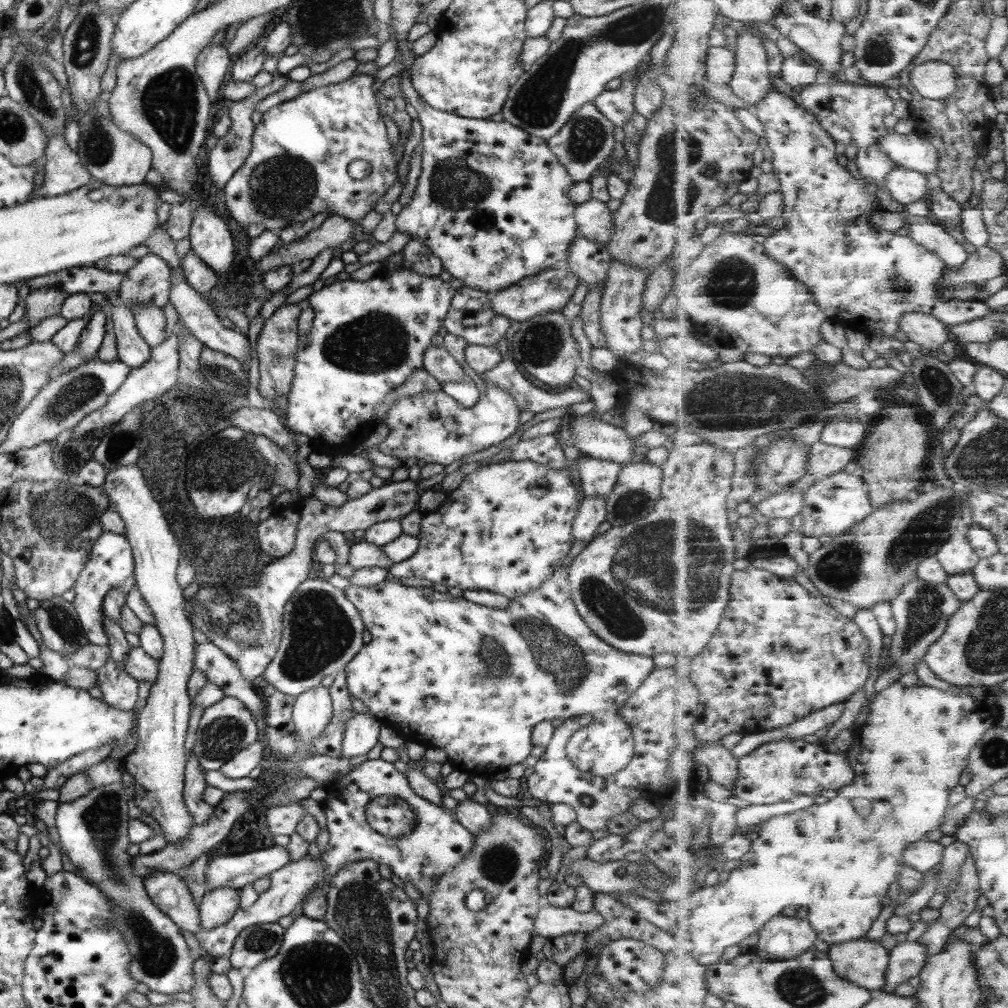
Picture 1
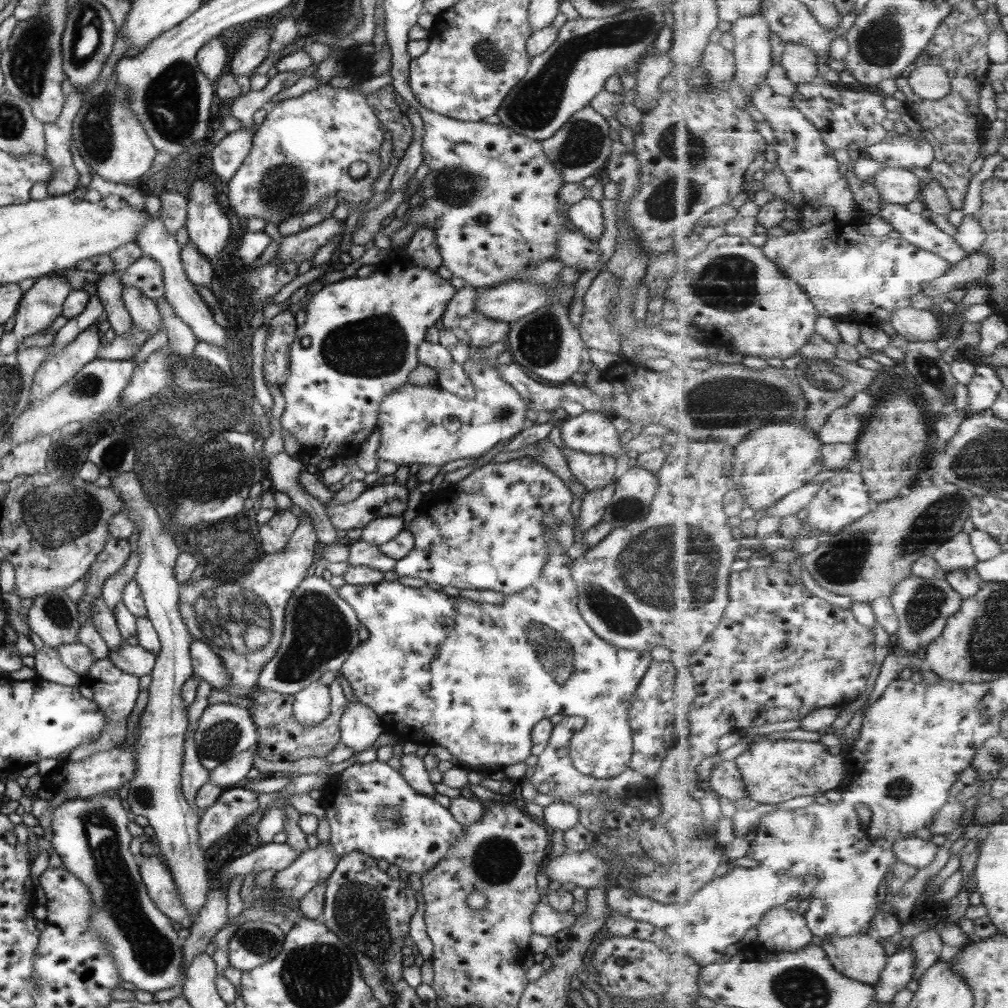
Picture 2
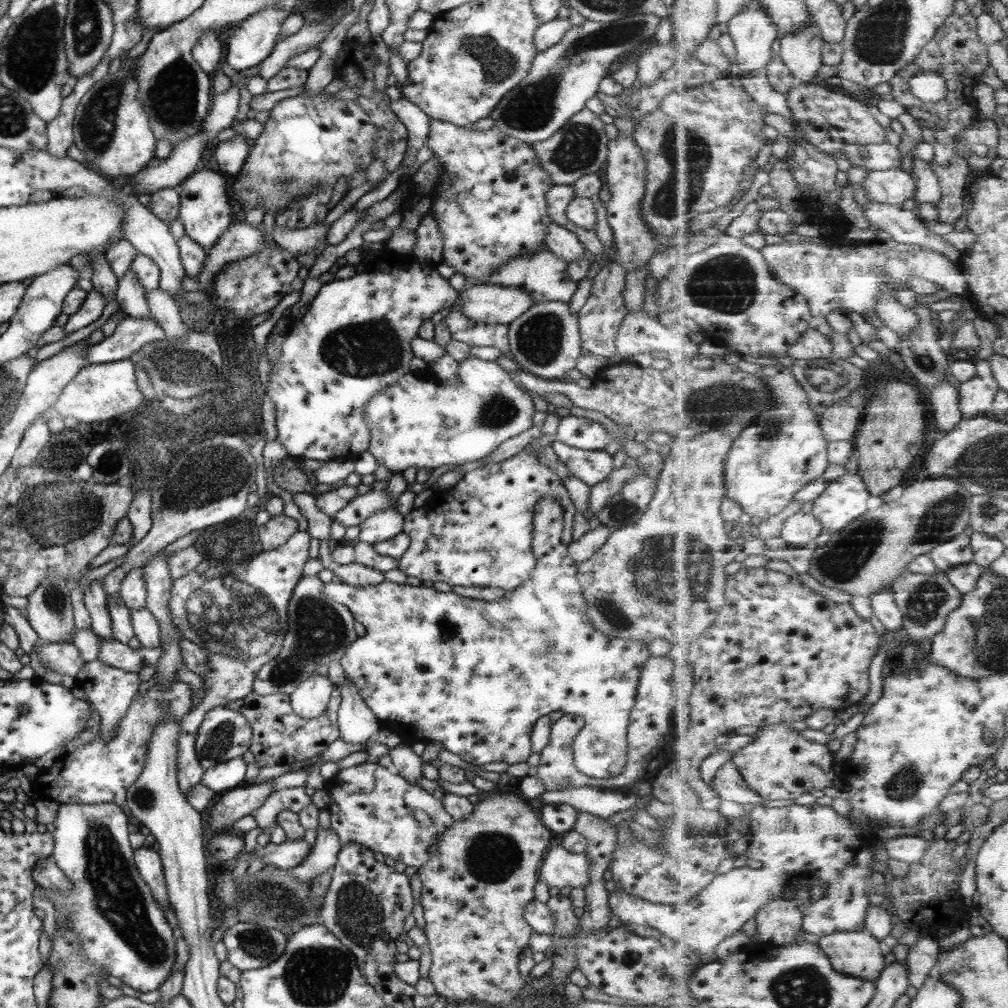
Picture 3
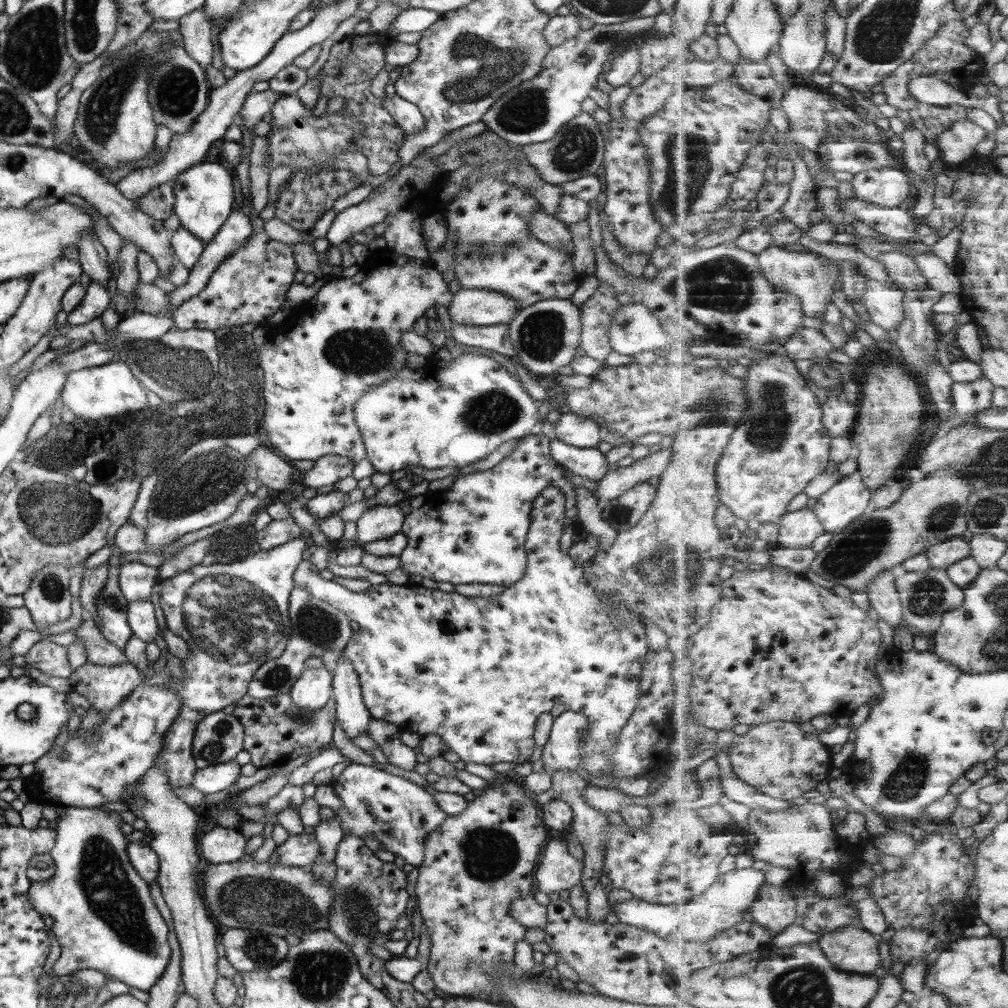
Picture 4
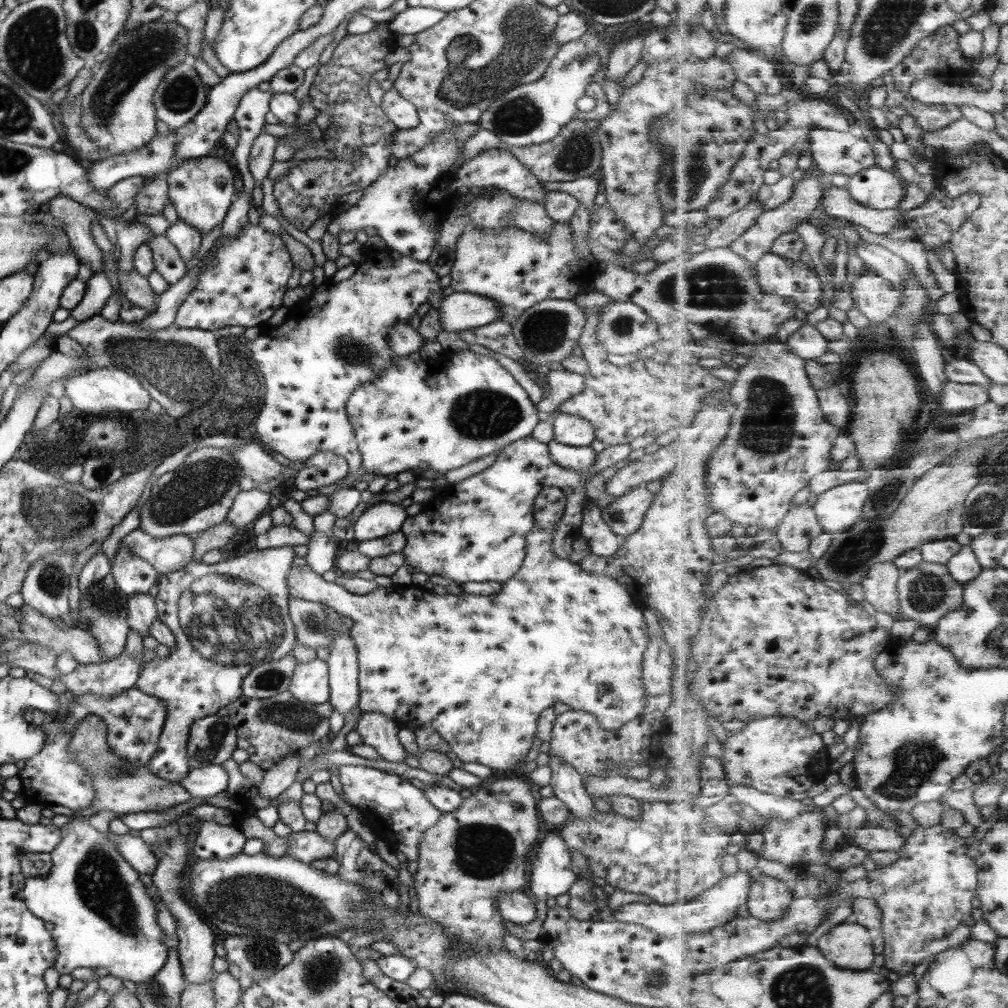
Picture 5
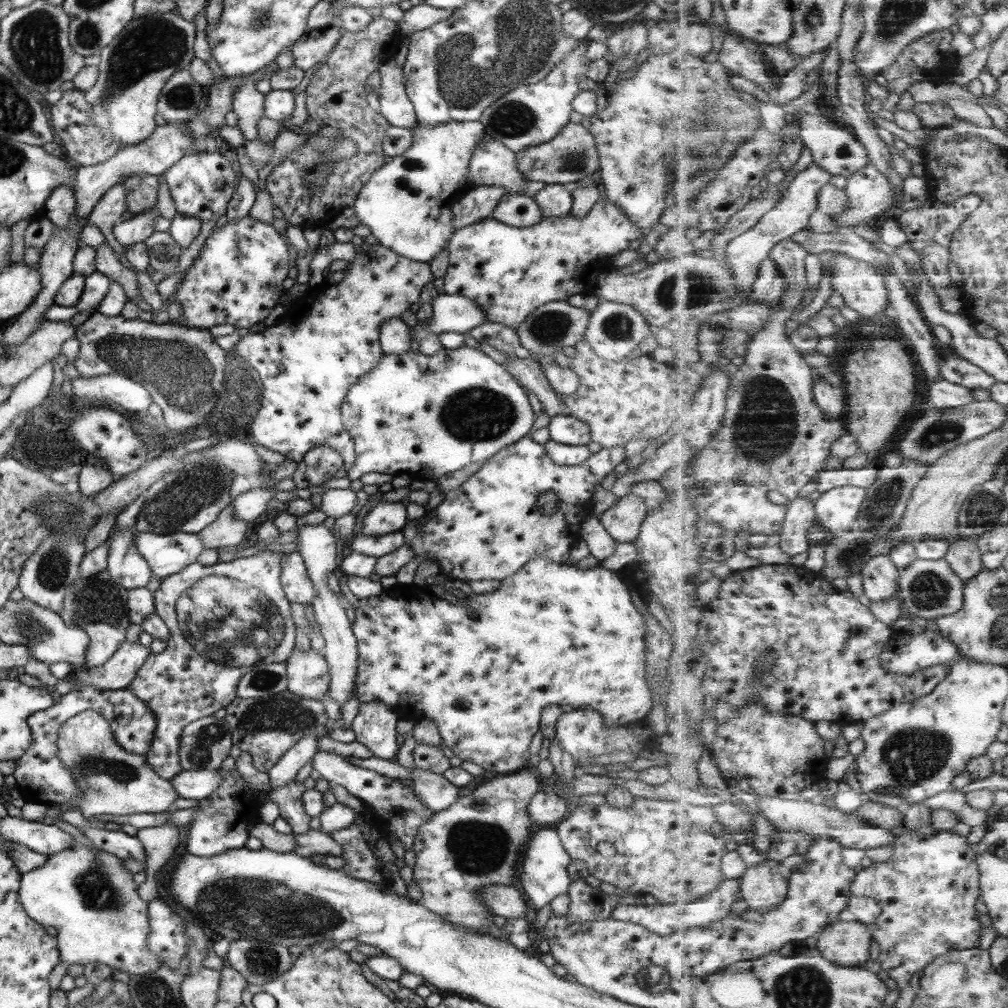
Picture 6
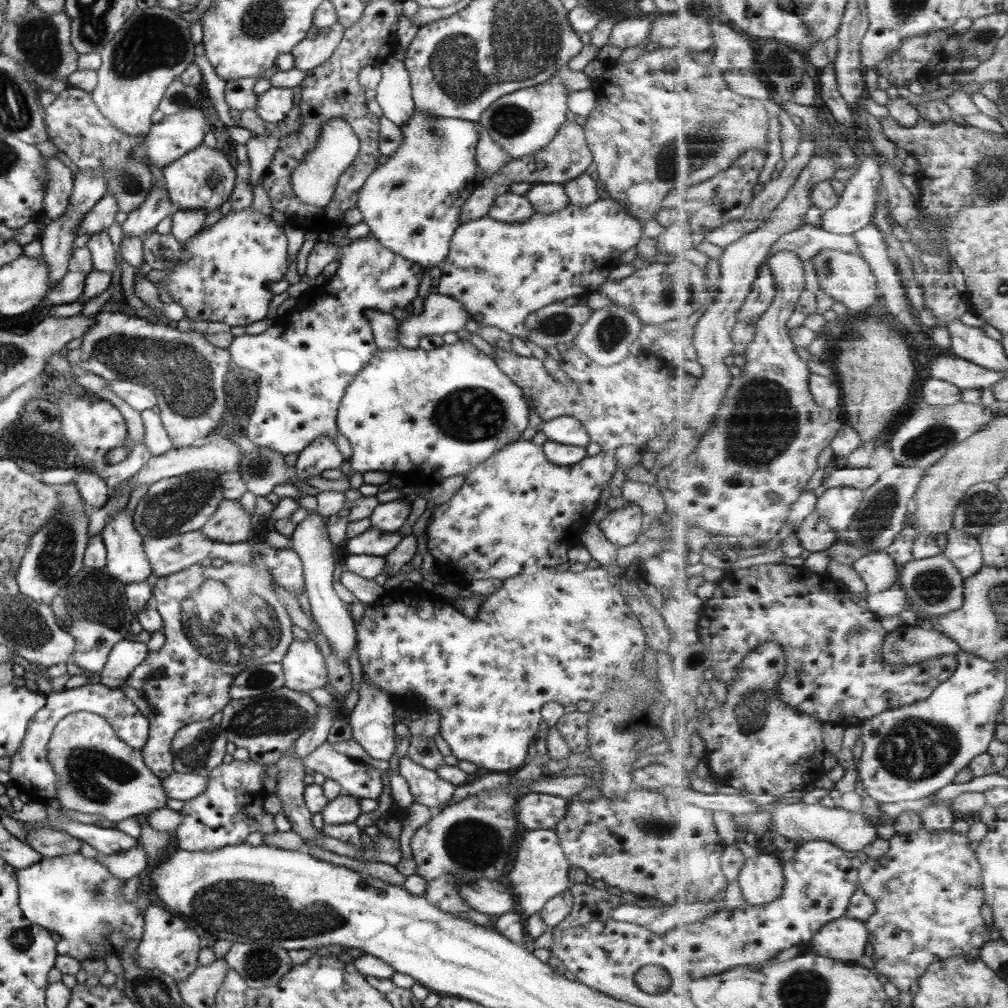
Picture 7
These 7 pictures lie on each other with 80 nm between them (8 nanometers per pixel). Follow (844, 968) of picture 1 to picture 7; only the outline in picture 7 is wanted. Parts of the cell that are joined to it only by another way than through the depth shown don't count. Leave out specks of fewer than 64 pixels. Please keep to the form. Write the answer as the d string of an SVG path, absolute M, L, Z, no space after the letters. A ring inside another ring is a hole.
M843 916L823 926L812 938L813 951L827 958L856 963L870 942L866 923L856 918Z

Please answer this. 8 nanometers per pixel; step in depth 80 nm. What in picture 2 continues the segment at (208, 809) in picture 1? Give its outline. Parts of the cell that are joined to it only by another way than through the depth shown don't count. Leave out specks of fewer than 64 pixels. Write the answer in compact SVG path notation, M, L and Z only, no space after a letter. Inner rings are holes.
M198 721L191 723L185 732L183 740L183 760L180 770L180 789L183 798L195 809L194 800L196 790L208 780L209 771L199 762L197 758L195 735Z

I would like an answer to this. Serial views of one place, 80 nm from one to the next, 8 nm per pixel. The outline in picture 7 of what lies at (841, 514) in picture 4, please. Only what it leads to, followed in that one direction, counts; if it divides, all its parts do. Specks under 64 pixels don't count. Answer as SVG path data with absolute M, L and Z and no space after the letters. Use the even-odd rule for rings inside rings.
M849 487L826 489L818 498L816 511L833 530L847 532L864 499L864 490Z

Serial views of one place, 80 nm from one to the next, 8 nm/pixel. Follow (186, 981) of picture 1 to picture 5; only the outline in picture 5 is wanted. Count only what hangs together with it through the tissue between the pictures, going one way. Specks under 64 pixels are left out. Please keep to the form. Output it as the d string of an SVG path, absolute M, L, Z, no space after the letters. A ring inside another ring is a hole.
M78 812L71 819L61 827L59 844L49 854L51 870L45 878L26 878L19 897L35 918L51 922L54 926L50 935L58 952L53 966L57 974L69 974L73 968L105 968L107 974L121 980L145 982L163 966L168 955L168 949L160 942L161 931L155 922L154 901L145 893L139 874L119 856L112 842L106 838L107 833L95 831L87 817Z

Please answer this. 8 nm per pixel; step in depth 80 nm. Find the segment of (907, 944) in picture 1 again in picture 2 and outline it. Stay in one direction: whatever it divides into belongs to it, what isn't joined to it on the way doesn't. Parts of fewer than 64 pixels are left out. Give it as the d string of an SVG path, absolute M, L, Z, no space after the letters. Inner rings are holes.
M910 944L905 949L897 949L889 957L885 969L882 970L882 978L879 979L876 988L875 998L878 1002L892 1002L898 994L905 990L905 985L914 979L916 969L915 951Z

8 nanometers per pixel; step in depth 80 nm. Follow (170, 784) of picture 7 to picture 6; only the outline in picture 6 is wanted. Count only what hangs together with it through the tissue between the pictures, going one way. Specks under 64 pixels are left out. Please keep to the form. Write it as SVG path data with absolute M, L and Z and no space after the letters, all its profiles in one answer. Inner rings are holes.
M218 769L215 770L179 770L169 780L176 798L187 798L187 800L204 799L211 796L218 787L220 776Z

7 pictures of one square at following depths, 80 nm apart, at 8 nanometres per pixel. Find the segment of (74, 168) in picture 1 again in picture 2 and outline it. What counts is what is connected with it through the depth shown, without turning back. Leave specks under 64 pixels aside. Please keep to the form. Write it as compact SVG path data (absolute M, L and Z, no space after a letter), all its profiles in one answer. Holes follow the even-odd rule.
M73 91L62 104L61 114L55 122L44 125L45 160L49 162L51 177L47 181L47 196L60 196L72 192L78 182L78 174L72 165L69 153L73 118L79 110L82 94Z

